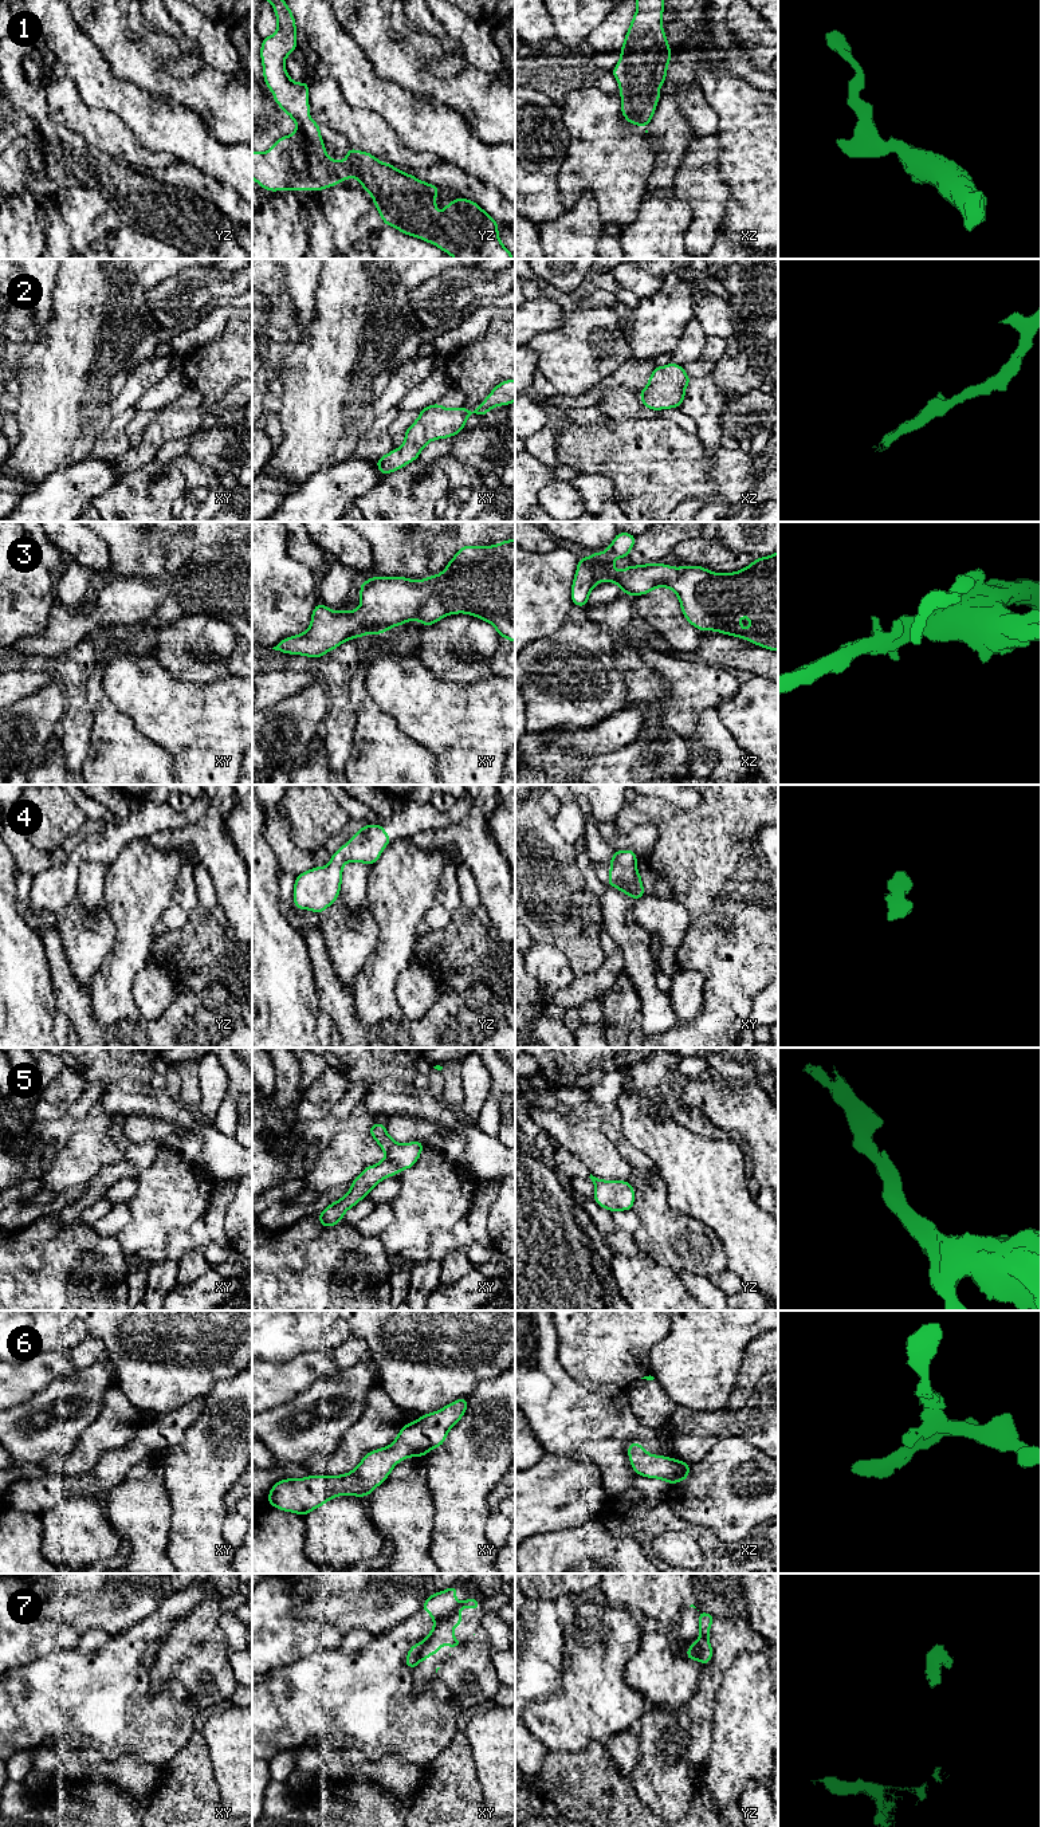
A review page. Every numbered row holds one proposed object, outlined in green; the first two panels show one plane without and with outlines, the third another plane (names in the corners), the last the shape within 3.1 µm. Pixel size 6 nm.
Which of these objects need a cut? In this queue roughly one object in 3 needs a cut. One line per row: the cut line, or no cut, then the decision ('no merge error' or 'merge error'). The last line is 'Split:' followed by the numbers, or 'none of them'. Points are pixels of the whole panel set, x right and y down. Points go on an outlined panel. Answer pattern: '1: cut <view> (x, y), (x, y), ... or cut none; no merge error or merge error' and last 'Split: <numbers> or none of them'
1: cut none; no merge error
2: cut none; no merge error
3: cut none; no merge error
4: cut none; no merge error
5: cut none; no merge error
6: cut none; no merge error
7: cut xy (424, 1642), (417, 1661); merge error
Split: 7

